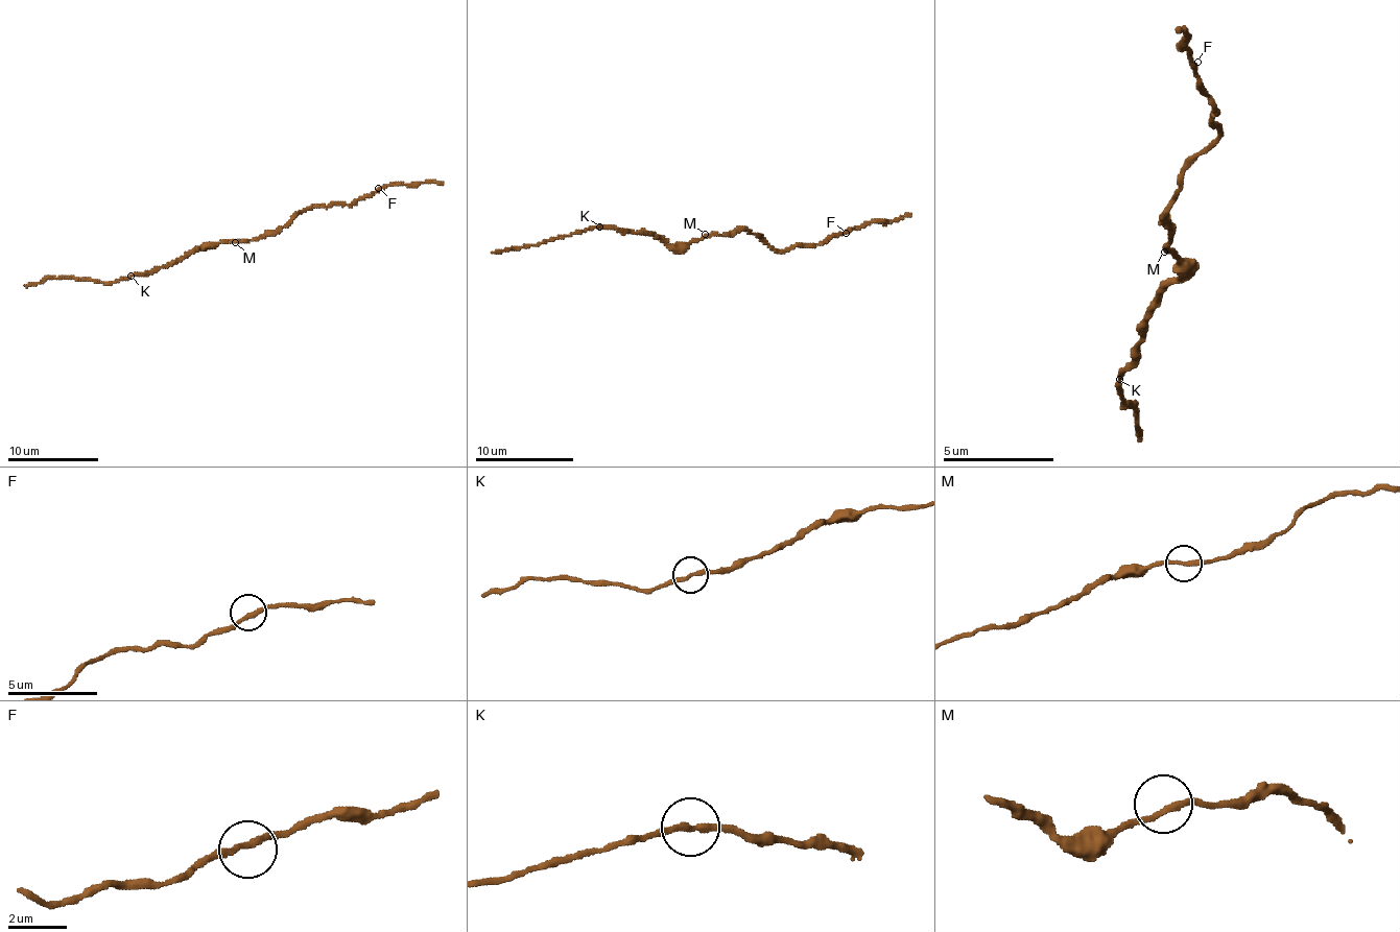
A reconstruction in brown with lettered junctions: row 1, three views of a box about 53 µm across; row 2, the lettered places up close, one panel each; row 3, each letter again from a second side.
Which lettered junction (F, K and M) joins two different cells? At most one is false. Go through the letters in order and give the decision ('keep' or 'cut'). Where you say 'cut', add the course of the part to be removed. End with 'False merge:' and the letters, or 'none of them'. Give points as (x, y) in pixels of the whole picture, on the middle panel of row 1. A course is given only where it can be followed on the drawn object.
F: keep
K: keep
M: keep
False merge: none of them

